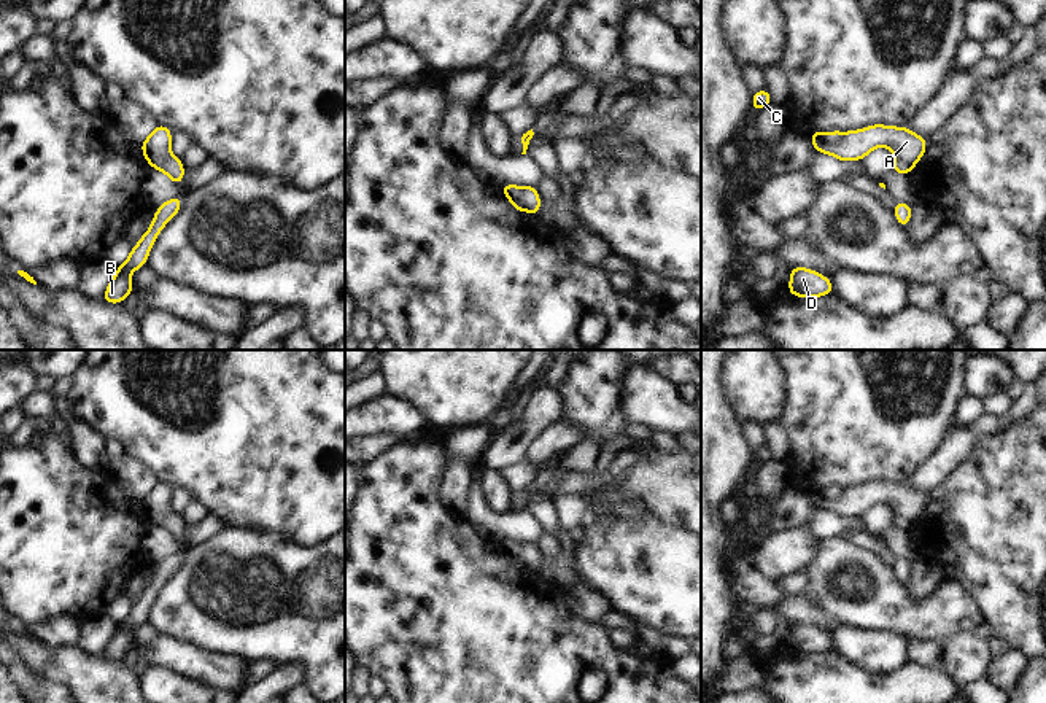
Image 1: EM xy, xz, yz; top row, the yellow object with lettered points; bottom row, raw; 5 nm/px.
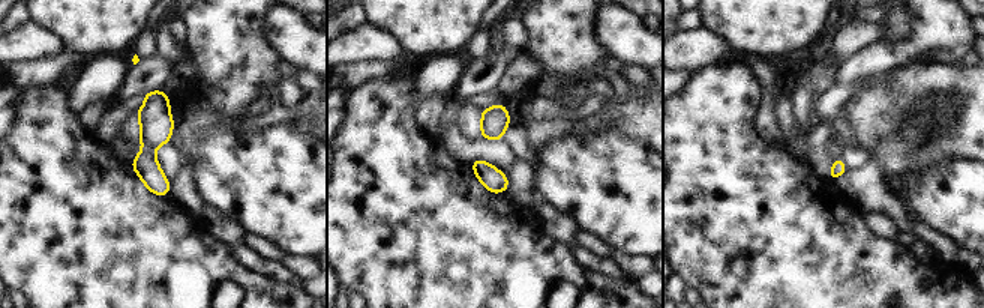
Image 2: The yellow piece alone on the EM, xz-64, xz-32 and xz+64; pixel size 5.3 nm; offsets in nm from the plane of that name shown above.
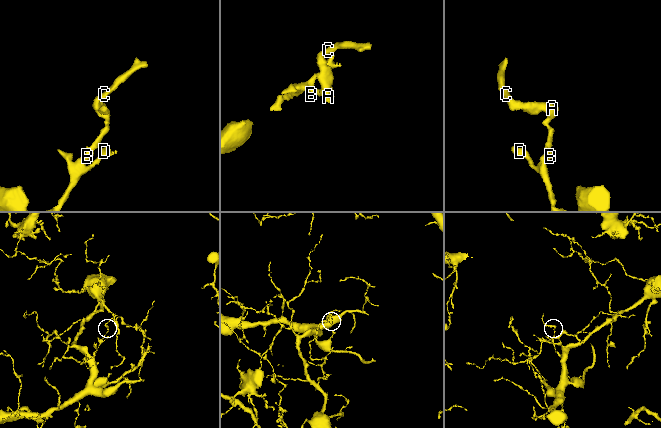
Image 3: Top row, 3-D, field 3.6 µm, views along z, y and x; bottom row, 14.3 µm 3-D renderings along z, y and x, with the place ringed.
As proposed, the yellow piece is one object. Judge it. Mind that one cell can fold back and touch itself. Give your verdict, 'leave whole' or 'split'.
leave whole

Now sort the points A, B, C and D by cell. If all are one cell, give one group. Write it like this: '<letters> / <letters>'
A B C D

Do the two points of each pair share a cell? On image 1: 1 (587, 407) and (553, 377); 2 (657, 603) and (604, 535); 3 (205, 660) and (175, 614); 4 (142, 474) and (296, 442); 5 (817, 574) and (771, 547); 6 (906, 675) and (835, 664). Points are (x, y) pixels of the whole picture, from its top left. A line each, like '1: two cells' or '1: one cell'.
1: two cells
2: one cell
3: two cells
4: two cells
5: two cells
6: one cell

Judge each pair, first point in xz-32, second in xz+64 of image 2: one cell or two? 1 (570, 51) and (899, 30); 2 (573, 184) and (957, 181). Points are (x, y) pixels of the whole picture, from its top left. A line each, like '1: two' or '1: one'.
1: one
2: one

